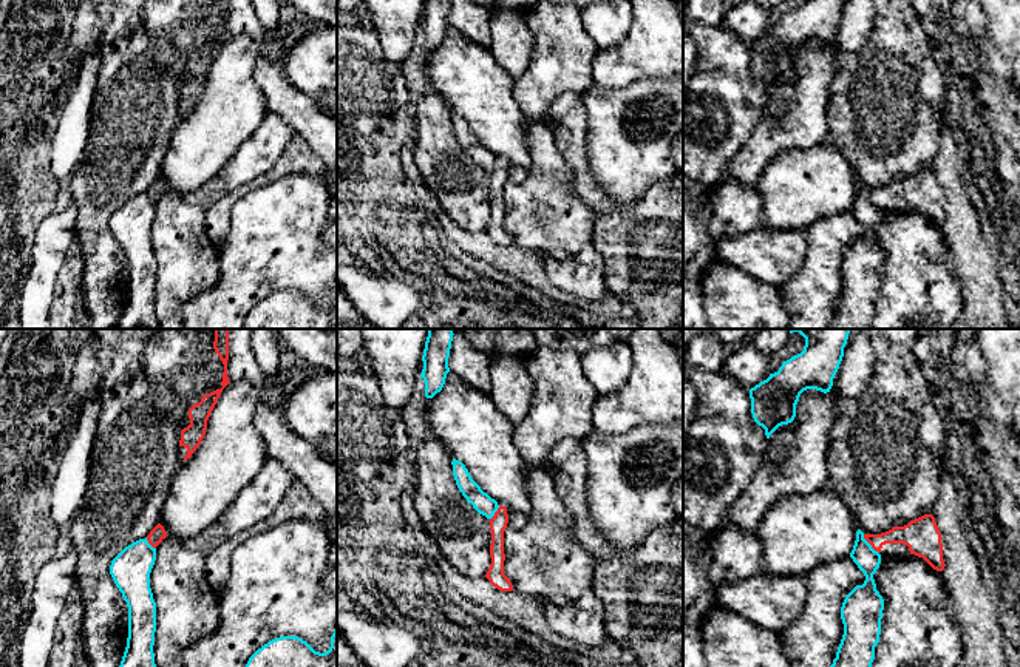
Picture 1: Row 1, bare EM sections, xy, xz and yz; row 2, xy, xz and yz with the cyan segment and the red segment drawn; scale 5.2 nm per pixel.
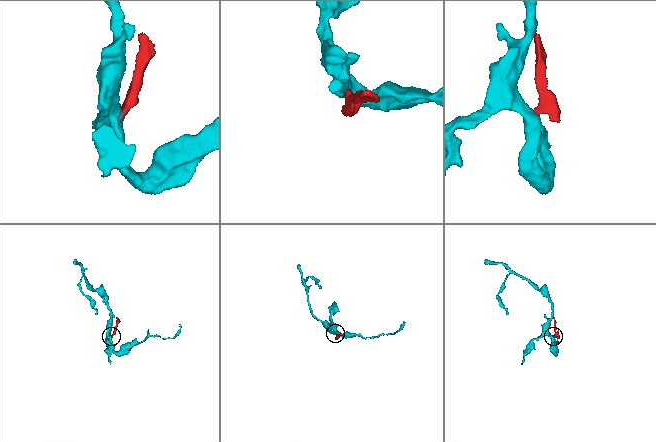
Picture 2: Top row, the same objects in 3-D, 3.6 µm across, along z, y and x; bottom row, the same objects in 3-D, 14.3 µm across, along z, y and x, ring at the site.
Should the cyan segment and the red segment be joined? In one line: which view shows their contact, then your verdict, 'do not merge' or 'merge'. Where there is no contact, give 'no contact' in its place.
contact in yz; do not merge

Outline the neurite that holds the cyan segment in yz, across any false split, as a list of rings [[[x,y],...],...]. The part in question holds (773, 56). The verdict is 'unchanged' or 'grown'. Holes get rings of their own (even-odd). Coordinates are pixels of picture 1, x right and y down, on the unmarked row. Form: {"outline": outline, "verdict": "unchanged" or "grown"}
{"outline": [[[804,0],[804,5],[784,15],[777,26],[750,43],[751,68],[754,76],[765,83],[767,93],[782,79],[796,71],[796,59],[807,43],[830,46],[839,23],[845,0]]], "verdict": "unchanged"}

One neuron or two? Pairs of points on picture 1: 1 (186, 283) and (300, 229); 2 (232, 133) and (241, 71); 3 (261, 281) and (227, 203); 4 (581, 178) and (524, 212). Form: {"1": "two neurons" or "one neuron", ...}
{"1": "two neurons", "2": "one neuron", "3": "two neurons", "4": "two neurons"}

